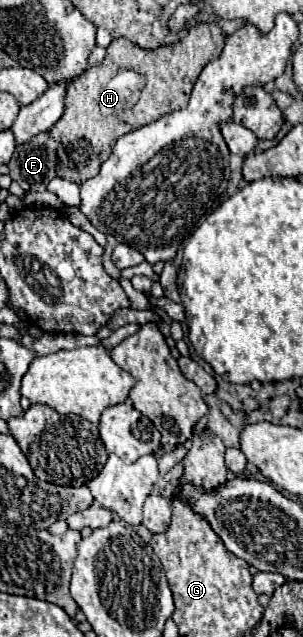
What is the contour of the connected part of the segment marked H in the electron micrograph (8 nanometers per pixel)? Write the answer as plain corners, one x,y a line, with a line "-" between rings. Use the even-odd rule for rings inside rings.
199,23
179,43
165,45
153,53
137,49
137,45
125,39
113,41
99,67
89,67
69,83
65,113
49,131
65,147
59,153
61,179
81,185
85,179
95,177
121,135
149,125
165,113
183,109
203,67
221,55
223,41
225,35
217,23

